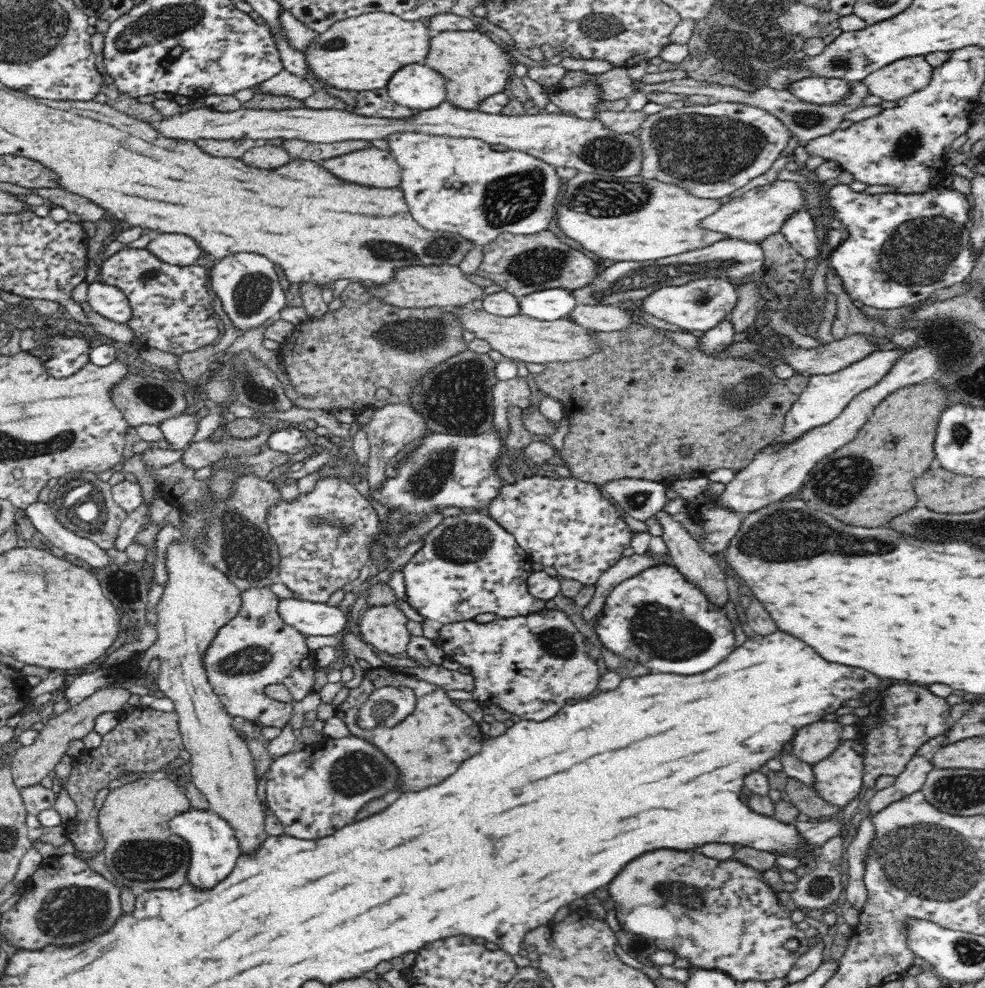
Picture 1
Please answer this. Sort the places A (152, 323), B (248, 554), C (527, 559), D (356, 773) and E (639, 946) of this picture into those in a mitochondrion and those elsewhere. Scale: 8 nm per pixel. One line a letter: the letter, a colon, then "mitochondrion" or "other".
A: other
B: mitochondrion
C: other
D: mitochondrion
E: other

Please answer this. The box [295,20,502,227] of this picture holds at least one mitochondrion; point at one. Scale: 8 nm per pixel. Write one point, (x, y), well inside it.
(329, 43)

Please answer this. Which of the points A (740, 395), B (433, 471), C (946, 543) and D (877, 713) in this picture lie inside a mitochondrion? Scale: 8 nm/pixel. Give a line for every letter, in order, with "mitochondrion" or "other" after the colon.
A: mitochondrion
B: mitochondrion
C: mitochondrion
D: other

